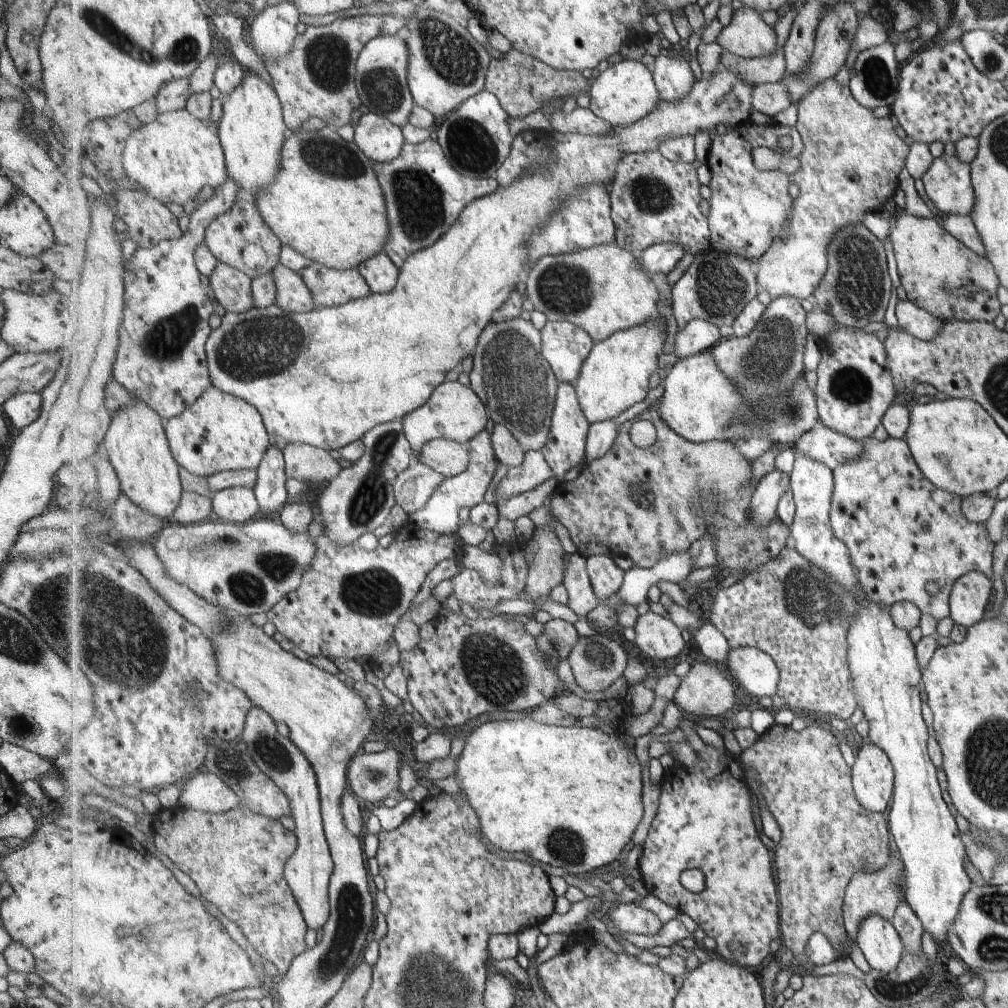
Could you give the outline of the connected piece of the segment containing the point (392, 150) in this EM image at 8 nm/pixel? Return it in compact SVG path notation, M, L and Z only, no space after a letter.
M364 111L354 128L354 141L375 162L394 161L406 145L404 130L385 115Z

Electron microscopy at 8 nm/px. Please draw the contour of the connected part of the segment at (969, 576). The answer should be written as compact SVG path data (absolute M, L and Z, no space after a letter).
M969 571L953 582L948 598L948 616L955 625L966 628L983 616L983 608L991 594L991 582L977 571Z

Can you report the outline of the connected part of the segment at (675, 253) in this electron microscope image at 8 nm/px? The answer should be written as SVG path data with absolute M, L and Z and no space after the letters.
M660 242L647 246L639 254L641 266L650 275L669 274L685 254L685 248L676 242Z

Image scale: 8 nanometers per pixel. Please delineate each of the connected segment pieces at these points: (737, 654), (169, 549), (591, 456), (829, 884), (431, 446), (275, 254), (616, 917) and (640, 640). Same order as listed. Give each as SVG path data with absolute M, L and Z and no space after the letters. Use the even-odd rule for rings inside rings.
M743 645L731 648L725 663L729 674L750 696L777 694L780 670L775 659L764 650Z
M261 515L258 518L250 520L246 523L232 523L227 521L211 522L201 521L195 524L184 525L176 521L169 522L159 535L156 543L154 544L157 554L162 558L164 565L168 569L168 573L182 585L187 585L193 593L206 598L207 601L213 603L216 607L223 610L235 611L243 616L253 616L253 614L267 614L282 598L285 598L289 593L299 590L302 585L302 578L305 571L311 566L313 559L316 557L317 545L316 541L313 542L311 534L308 531L304 533L294 533L290 531L278 516Z
M613 420L599 421L591 424L586 442L586 460L591 464L606 455L618 437L618 424Z
M809 721L808 725L802 731L796 732L789 725L773 725L773 728L762 734L757 740L748 748L746 748L739 755L744 769L746 770L746 776L748 778L755 779L760 783L760 792L764 796L764 800L767 804L768 810L773 814L779 828L781 829L780 841L775 844L773 852L773 860L775 869L777 869L778 876L778 893L781 895L781 939L784 941L784 945L787 949L793 952L794 962L800 964L804 968L810 968L815 964L810 962L810 958L806 953L809 939L816 933L821 931L826 934L831 942L836 946L837 950L842 952L841 958L847 956L846 947L844 944L849 940L849 934L846 927L846 920L844 919L844 898L846 890L848 889L849 883L852 878L859 872L867 870L877 870L886 867L892 859L891 852L894 851L894 844L892 834L888 829L888 821L885 820L885 816L882 813L876 813L867 810L856 797L856 790L852 781L852 767L843 760L843 754L839 750L839 742L841 738L834 736L832 729L827 727L823 721ZM865 857L869 857L870 863L868 866L864 864Z
M433 439L415 457L448 477L457 478L471 465L469 445L449 439Z
M237 201L231 210L220 214L207 227L205 244L219 262L245 272L252 279L271 273L281 263L280 254L284 247L280 238L261 218L256 204L243 201Z
M639 902L620 903L612 912L613 922L625 933L657 934L663 928L663 922L657 914L643 908Z
M648 611L638 618L634 632L634 644L651 658L669 660L685 650L681 629L670 617Z

